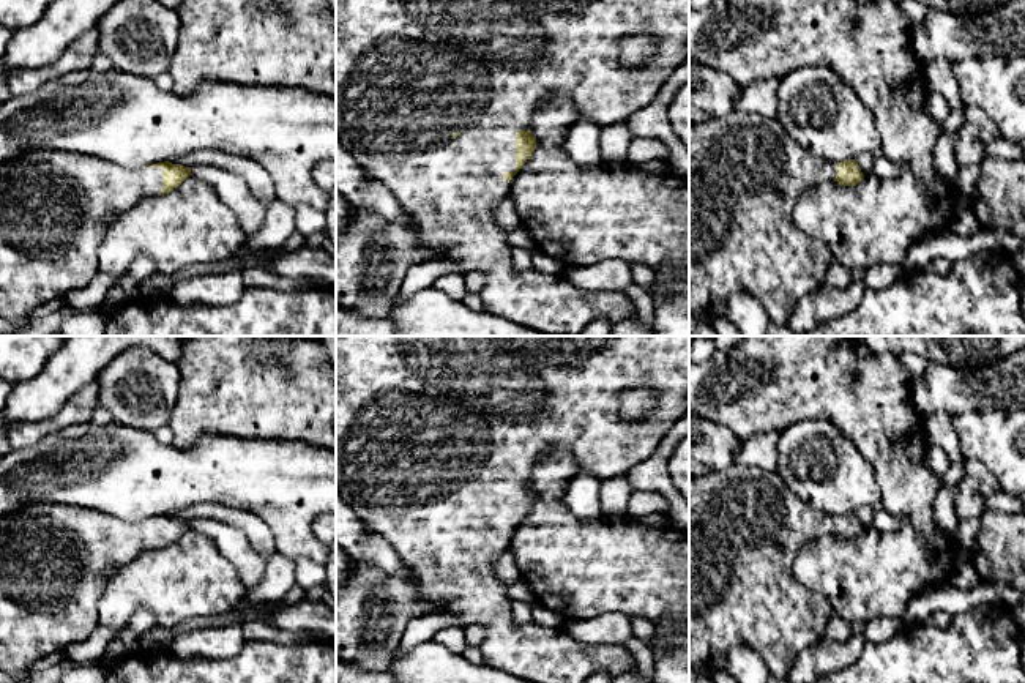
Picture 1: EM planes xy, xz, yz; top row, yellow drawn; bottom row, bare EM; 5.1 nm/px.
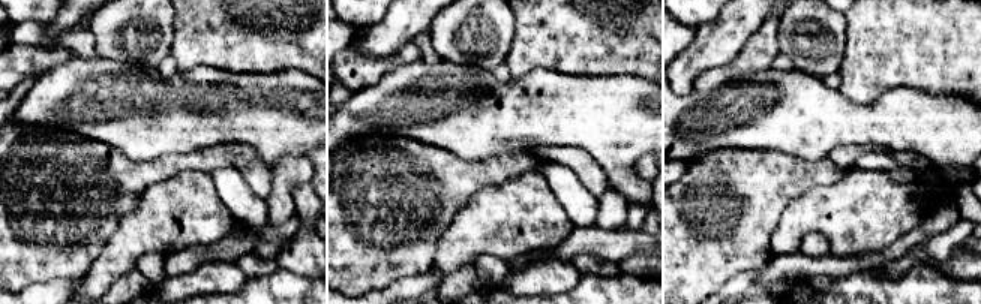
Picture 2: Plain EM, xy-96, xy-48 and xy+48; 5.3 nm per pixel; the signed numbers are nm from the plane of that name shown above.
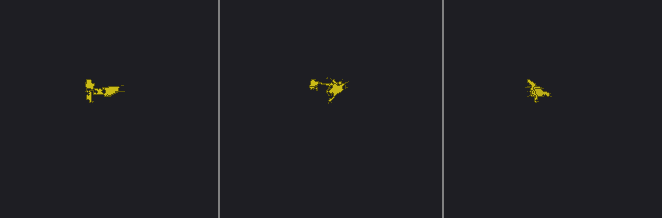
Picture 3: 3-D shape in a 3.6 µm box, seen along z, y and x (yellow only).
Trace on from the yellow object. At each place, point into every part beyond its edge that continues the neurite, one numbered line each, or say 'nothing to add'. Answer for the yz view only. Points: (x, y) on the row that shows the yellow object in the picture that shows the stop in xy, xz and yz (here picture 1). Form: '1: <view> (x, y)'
1: yz (746, 174)

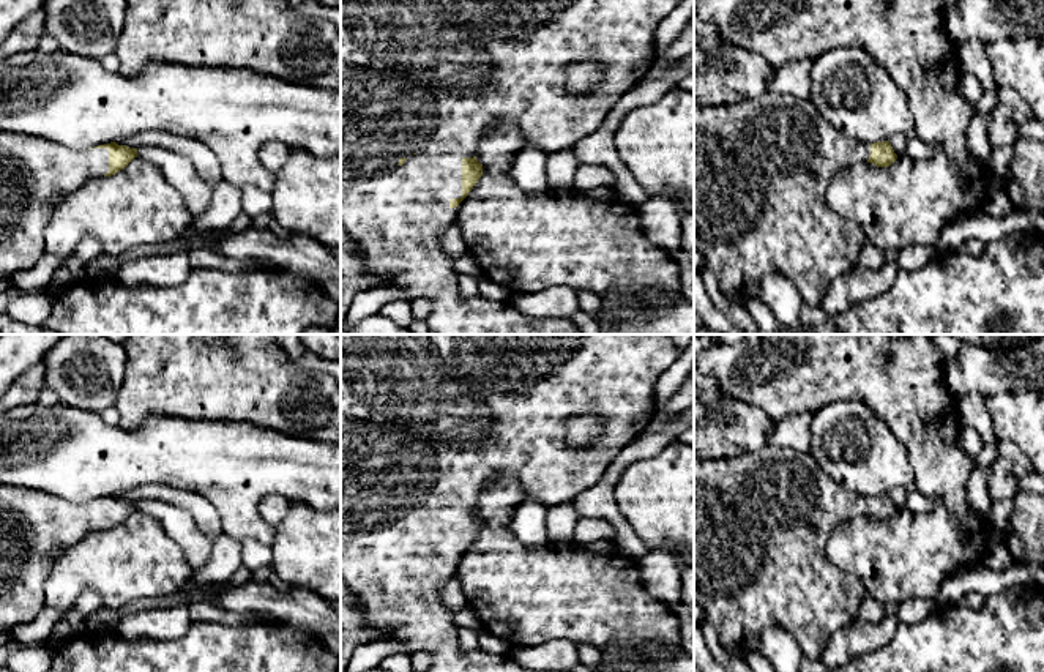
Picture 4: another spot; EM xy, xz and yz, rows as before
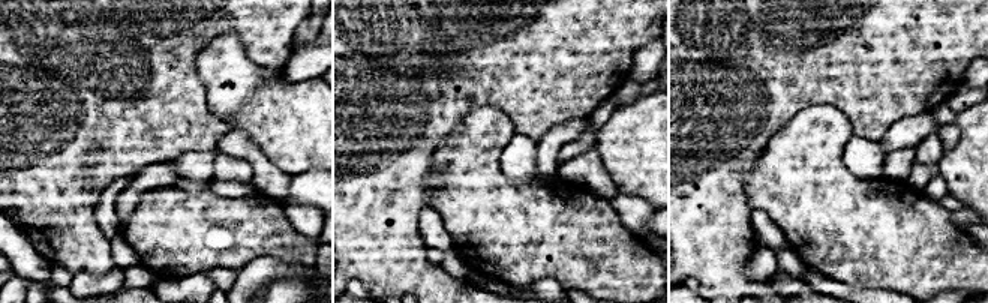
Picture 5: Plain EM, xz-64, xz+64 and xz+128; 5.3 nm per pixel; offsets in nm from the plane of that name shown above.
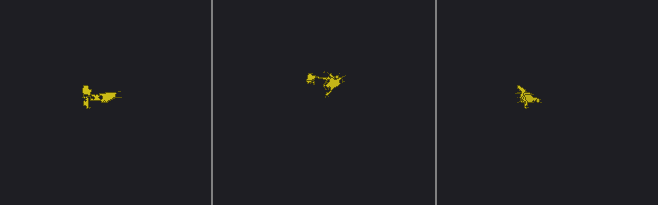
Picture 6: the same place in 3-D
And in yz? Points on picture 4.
1: yz (762, 166)

